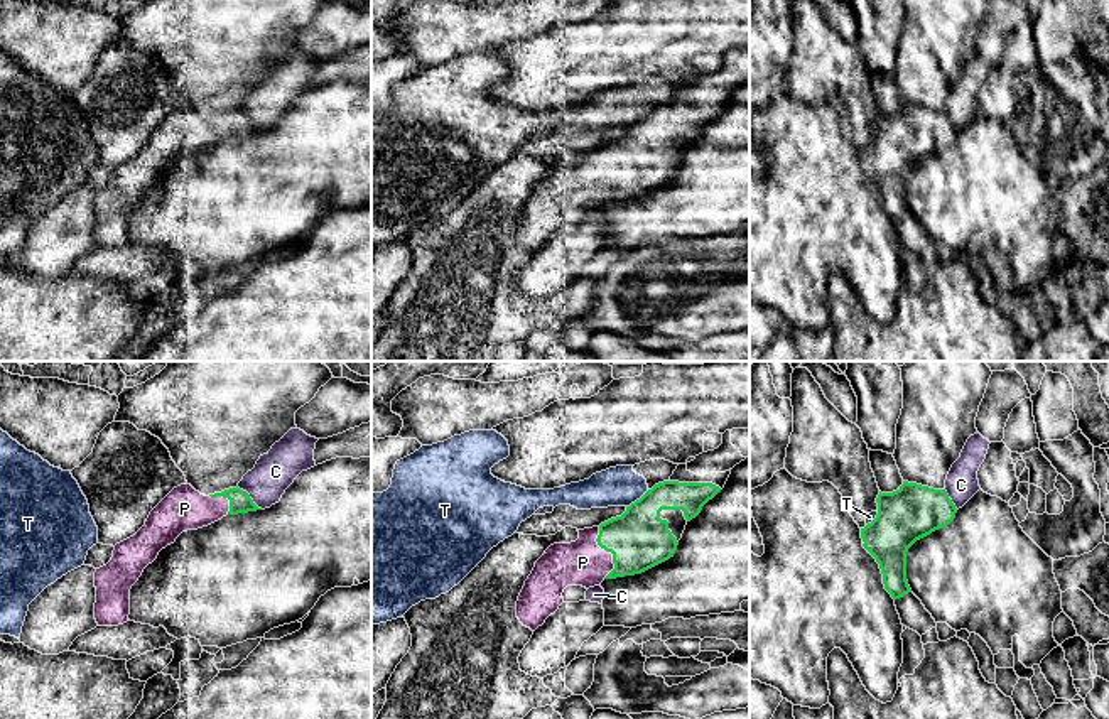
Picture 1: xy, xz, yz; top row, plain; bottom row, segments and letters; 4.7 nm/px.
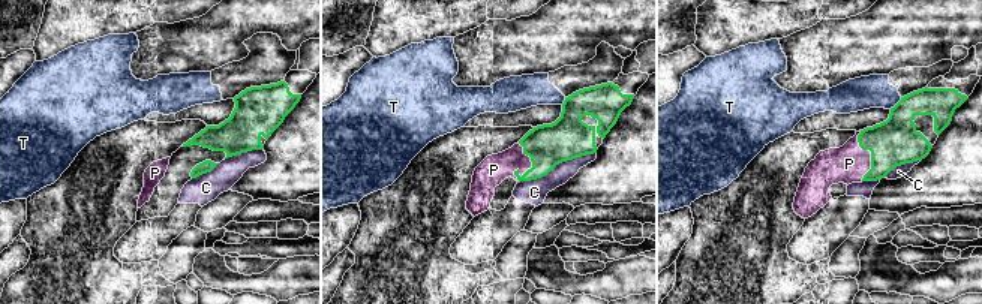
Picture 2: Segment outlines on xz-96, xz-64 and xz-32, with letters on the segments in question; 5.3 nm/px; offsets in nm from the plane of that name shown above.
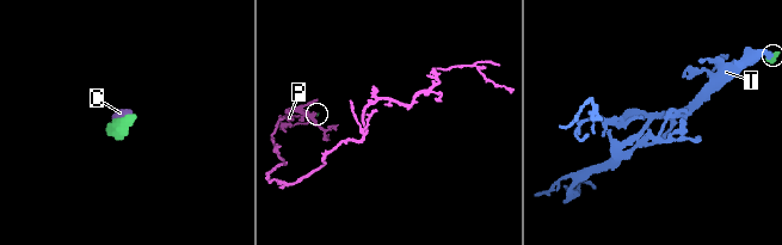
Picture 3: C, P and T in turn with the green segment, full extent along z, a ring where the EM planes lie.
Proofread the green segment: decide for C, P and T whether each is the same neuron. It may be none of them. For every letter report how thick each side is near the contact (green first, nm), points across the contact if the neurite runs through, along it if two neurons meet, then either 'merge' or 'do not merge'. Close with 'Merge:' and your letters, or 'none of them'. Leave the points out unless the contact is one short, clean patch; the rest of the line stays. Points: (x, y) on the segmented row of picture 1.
C: calibres 110 and 190 nm; border xy (237, 486), (262, 508); do not merge
P: calibres 280 and 220 nm; merge
T: calibres 280 and 190 nm; border xz (649, 490), (627, 507); do not merge
Merge: P

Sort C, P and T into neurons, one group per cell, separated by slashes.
C / P / T

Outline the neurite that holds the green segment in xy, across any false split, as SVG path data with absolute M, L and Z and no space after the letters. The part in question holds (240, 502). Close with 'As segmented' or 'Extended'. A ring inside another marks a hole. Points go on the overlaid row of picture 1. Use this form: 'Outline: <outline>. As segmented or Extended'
Outline: M187 483L174 488L133 537L115 545L111 560L96 569L95 619L98 626L118 626L128 621L132 586L159 552L174 543L182 532L208 527L226 515L257 510L262 508L238 486L209 496Z. Extended

